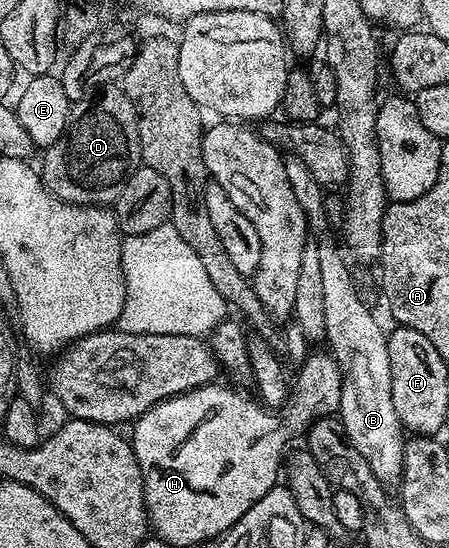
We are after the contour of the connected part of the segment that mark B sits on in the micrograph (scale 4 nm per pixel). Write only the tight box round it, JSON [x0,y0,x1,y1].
[284,155,406,485]

